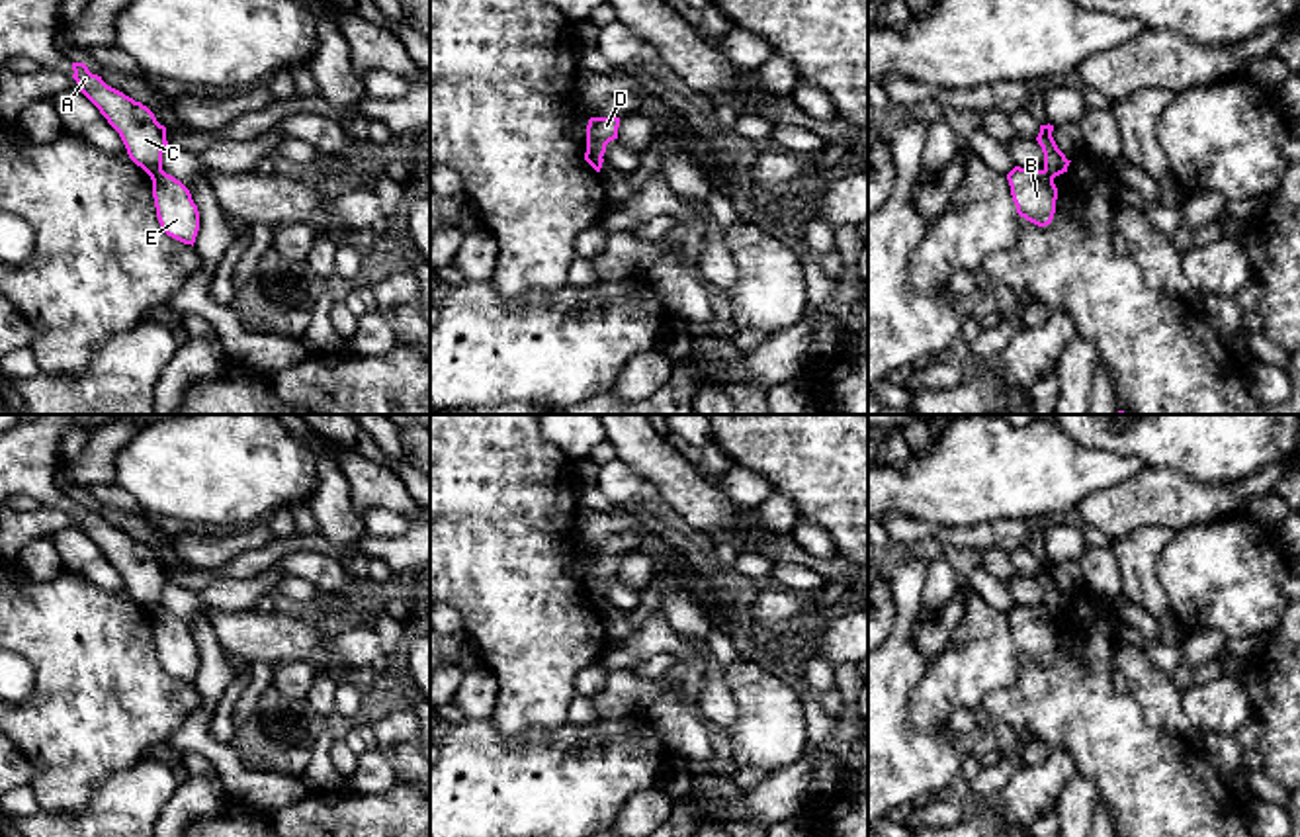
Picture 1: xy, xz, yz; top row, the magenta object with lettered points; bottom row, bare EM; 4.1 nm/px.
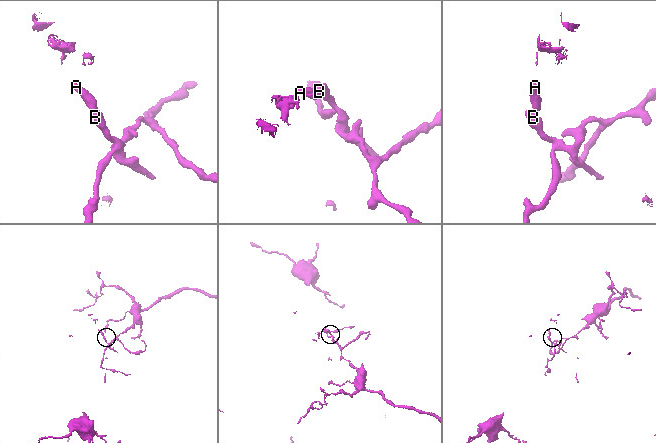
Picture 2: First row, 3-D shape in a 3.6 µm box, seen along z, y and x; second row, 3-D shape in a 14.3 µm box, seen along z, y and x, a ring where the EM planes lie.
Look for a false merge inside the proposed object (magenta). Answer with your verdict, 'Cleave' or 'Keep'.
Cleave

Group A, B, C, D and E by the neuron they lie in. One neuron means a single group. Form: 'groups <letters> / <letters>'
groups A C / B D E

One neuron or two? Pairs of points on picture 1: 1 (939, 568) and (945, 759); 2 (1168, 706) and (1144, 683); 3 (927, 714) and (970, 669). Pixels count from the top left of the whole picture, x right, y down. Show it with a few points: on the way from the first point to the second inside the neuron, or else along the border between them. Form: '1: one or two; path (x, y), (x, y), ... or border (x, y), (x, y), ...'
1: two; border (929, 566), (917, 615)
2: one; path (1162, 701), (1150, 689)
3: one; path (937, 703), (958, 681)

